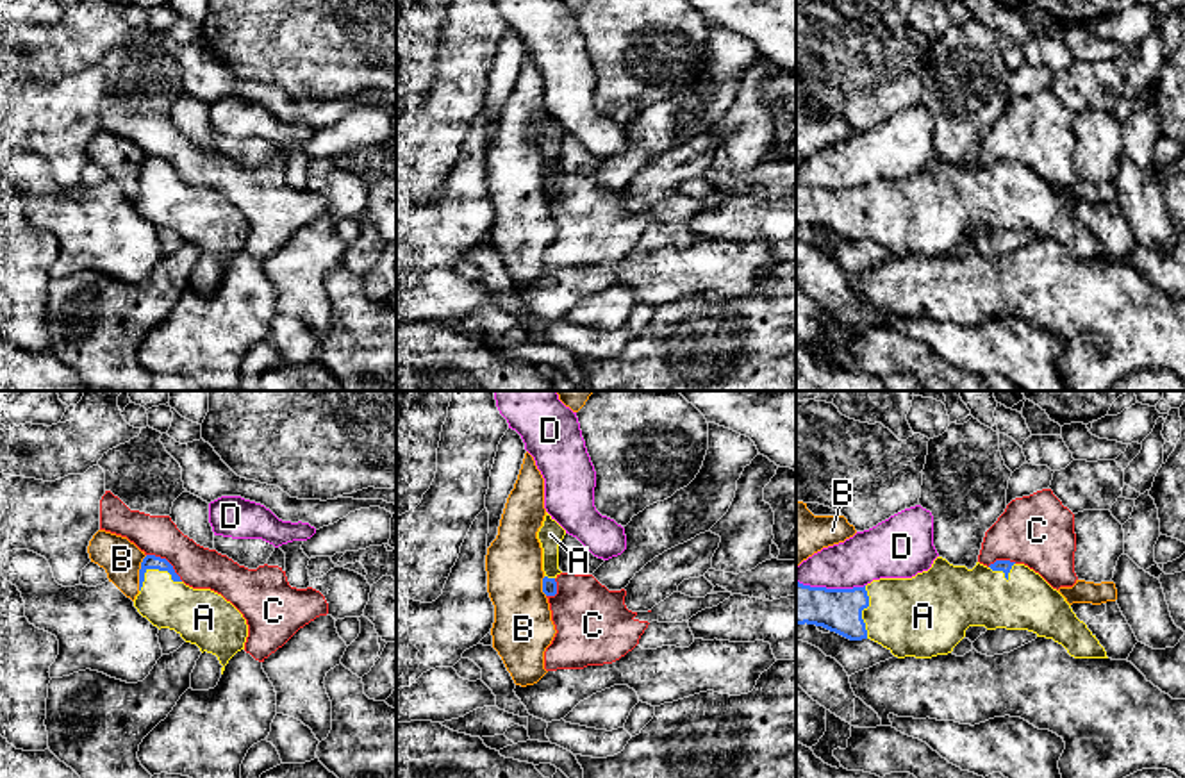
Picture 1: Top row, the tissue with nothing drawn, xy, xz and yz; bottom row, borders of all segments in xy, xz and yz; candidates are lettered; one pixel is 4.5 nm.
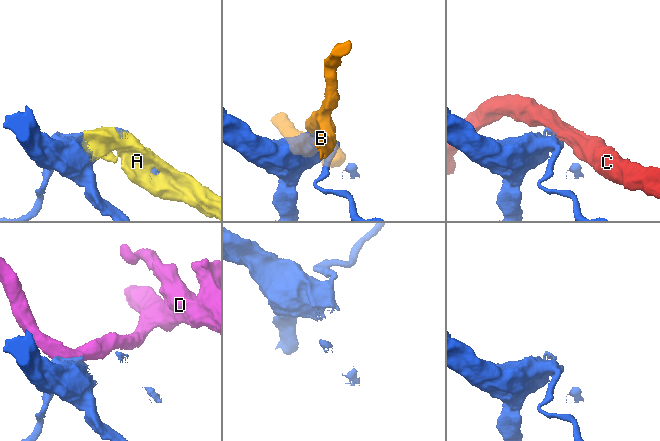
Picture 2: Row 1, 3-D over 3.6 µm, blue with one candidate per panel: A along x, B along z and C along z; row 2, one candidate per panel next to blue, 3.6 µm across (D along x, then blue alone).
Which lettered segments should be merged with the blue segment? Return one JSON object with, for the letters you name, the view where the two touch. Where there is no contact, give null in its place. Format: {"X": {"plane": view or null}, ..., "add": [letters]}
{"A": {"plane": "xy"}, "add": ["A"]}

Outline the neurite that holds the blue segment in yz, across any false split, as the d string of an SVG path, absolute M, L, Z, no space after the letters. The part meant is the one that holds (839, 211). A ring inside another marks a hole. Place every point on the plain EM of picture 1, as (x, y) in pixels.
M937 157L928 171L912 178L880 178L853 189L810 187L796 182L796 227L805 223L849 241L871 239L898 259L948 255L965 237L969 227L1028 230L1062 244L1074 259L1108 259L1064 196L1039 173L1010 161L996 161L989 168L976 162L967 170Z

